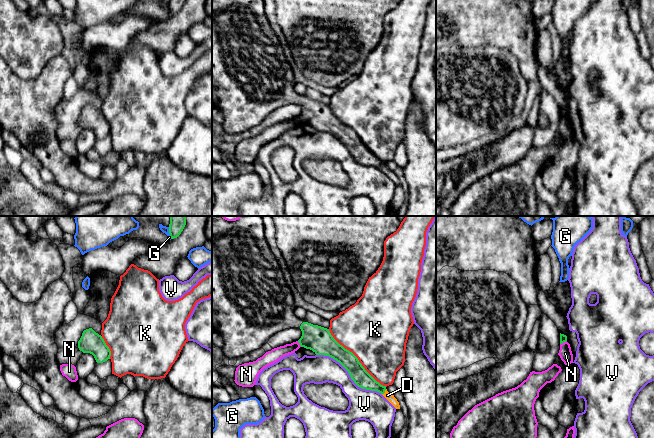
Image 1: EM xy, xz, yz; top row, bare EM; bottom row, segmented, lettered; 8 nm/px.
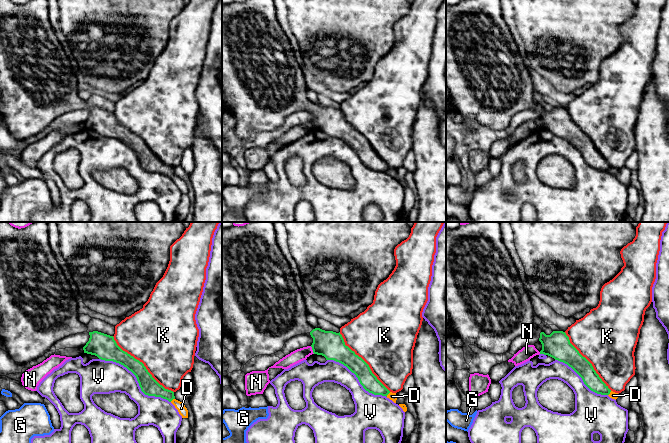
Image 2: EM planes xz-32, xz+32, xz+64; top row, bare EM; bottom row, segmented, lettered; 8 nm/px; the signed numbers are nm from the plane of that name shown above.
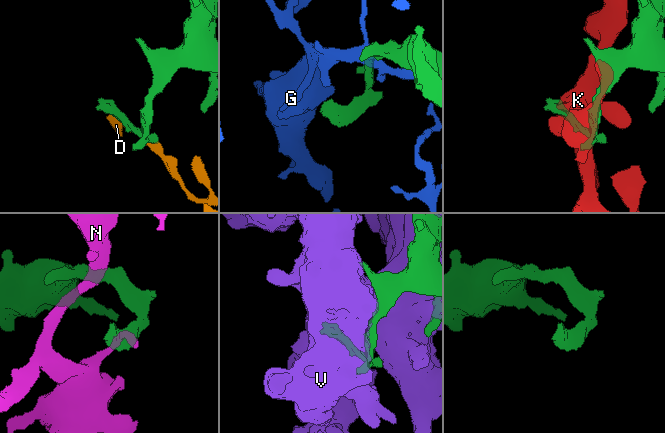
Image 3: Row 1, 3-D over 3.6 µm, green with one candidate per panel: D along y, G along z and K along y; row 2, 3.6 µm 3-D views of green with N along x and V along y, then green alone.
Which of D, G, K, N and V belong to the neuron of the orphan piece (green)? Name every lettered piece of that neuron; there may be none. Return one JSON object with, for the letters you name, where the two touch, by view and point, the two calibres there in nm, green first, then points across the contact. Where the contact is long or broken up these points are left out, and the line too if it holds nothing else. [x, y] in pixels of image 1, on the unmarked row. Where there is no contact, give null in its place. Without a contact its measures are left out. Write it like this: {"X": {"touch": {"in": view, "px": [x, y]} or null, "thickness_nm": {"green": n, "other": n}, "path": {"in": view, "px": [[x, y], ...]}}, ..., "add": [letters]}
{"add": []}

